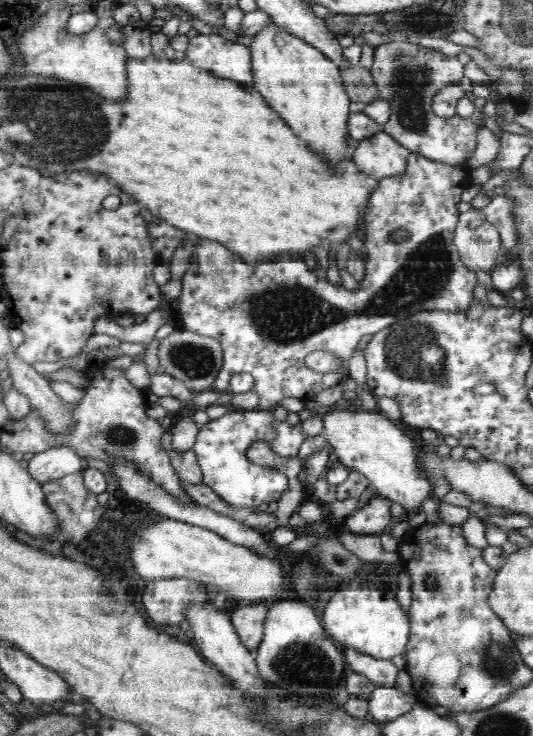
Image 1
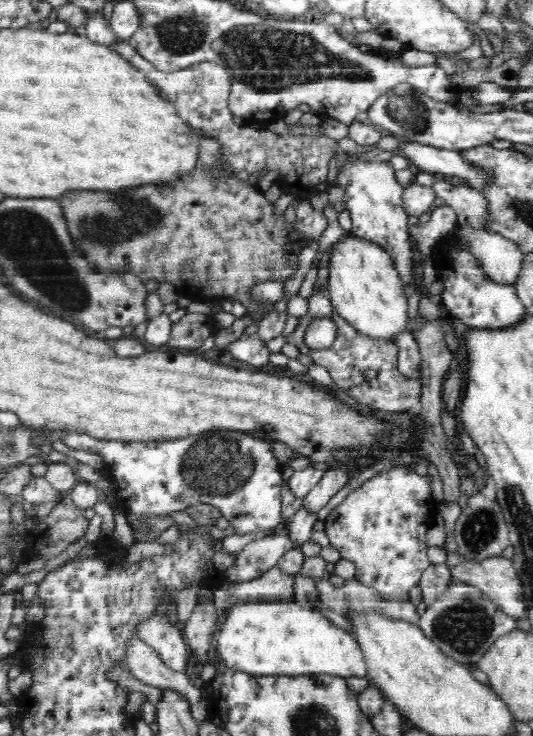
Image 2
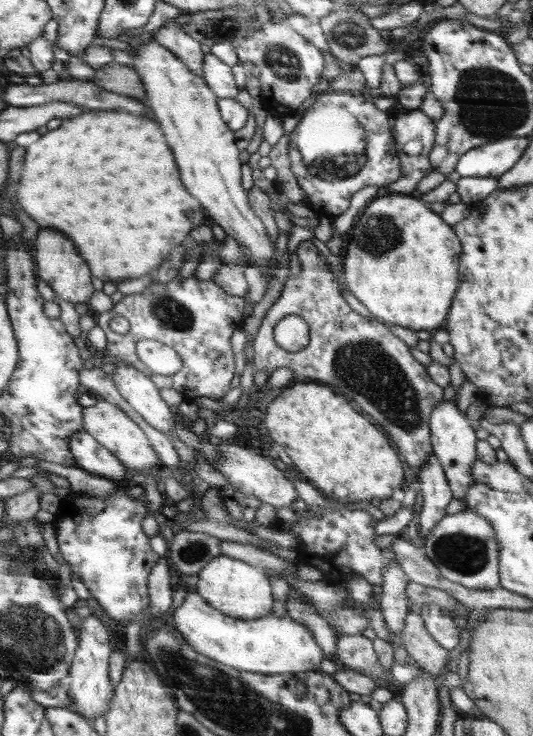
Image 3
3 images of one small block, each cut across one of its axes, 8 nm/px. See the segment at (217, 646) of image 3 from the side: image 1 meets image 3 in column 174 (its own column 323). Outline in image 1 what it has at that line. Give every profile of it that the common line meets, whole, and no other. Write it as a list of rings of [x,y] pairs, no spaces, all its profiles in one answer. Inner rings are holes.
[[[366,582],[333,594],[322,612],[322,622],[327,636],[341,649],[353,648],[378,659],[405,654],[411,634],[410,615],[402,611],[398,600]]]

